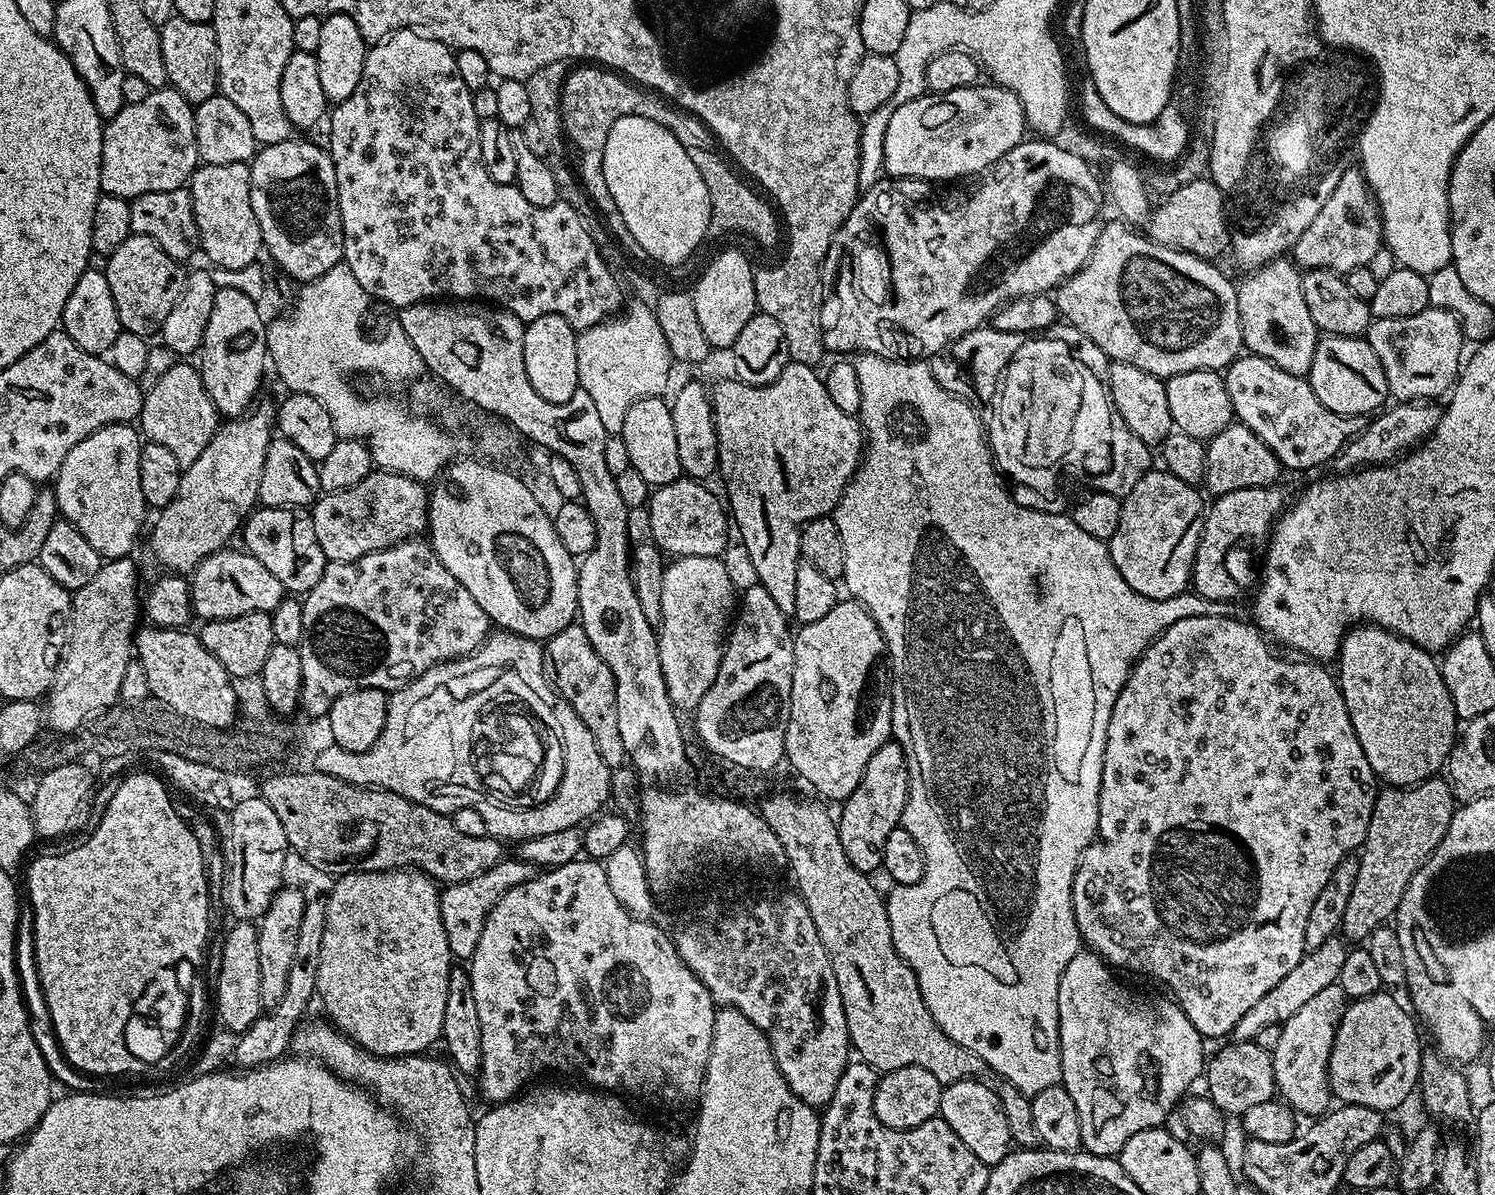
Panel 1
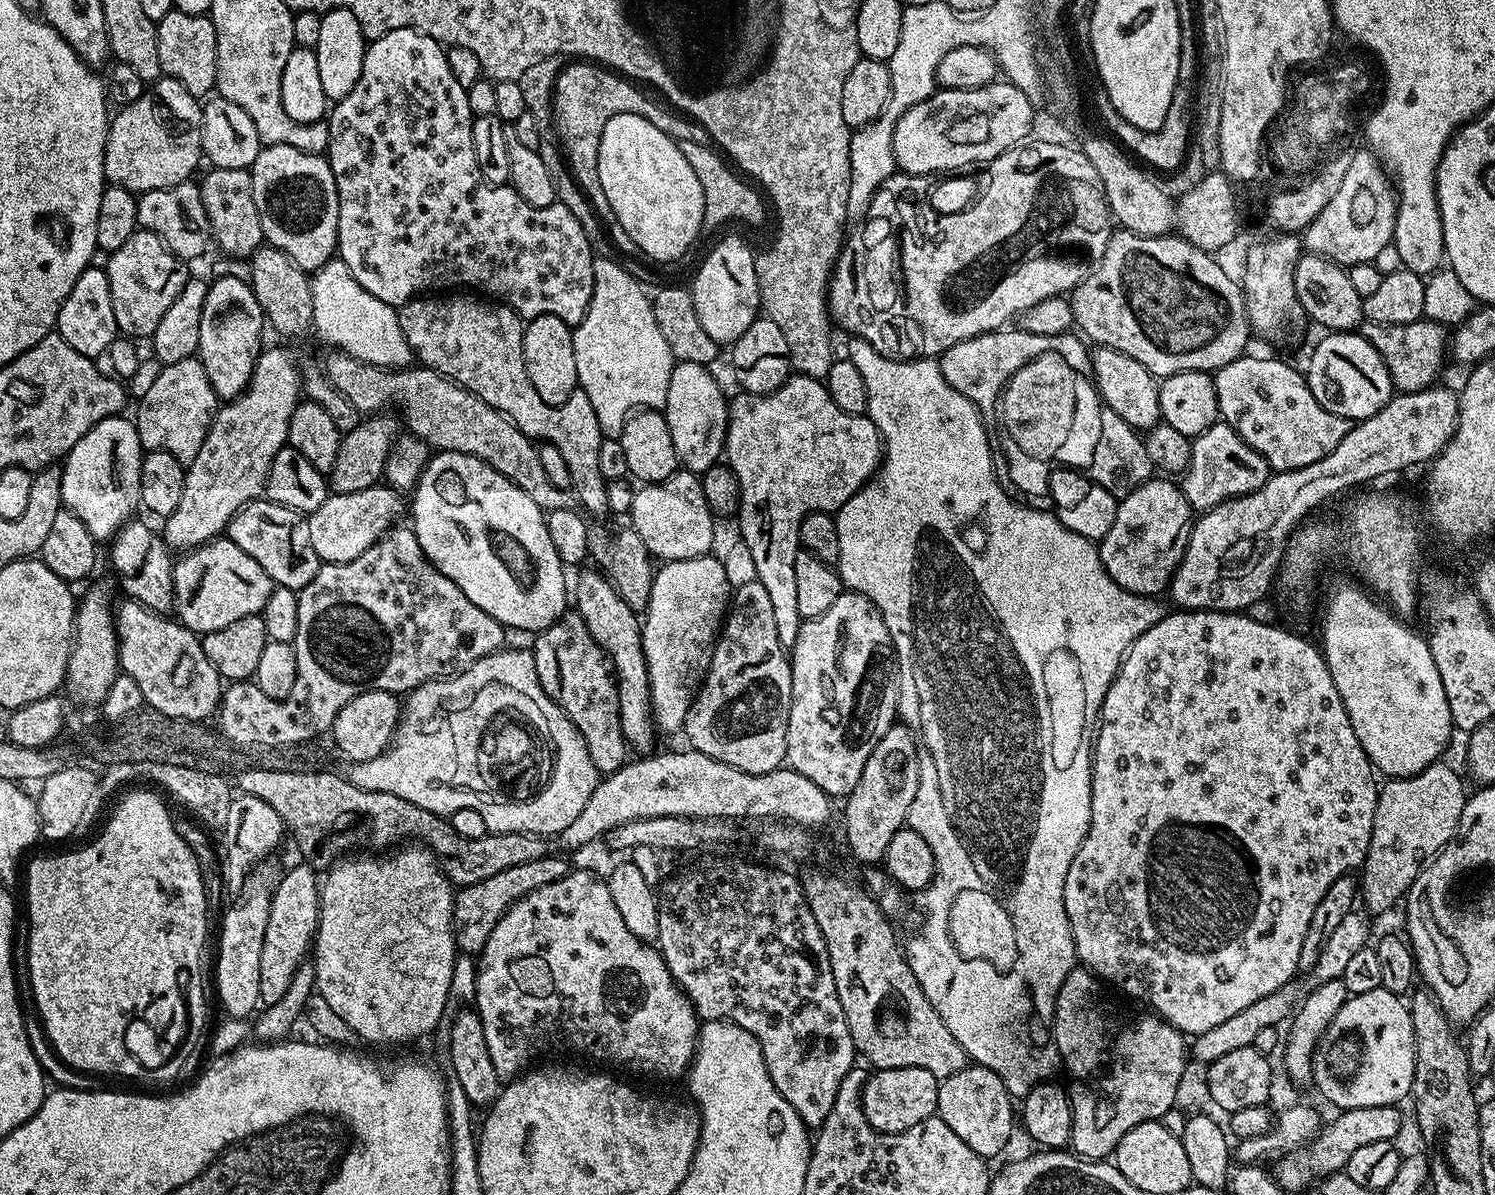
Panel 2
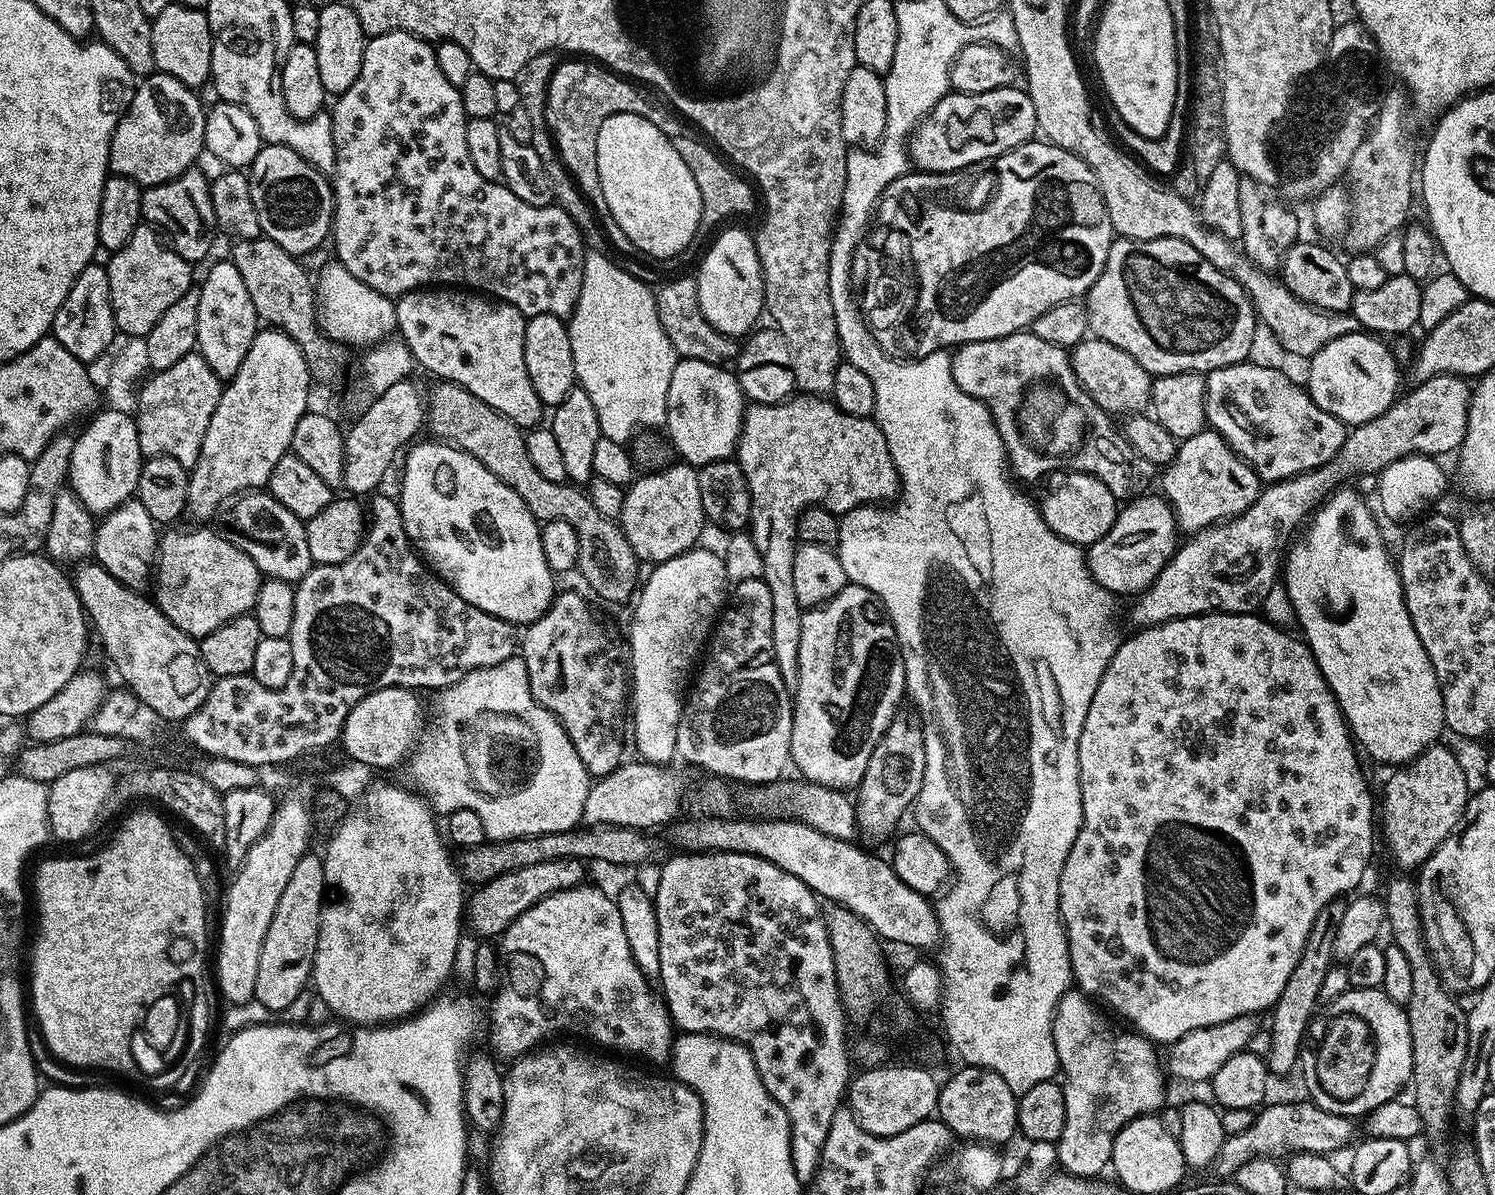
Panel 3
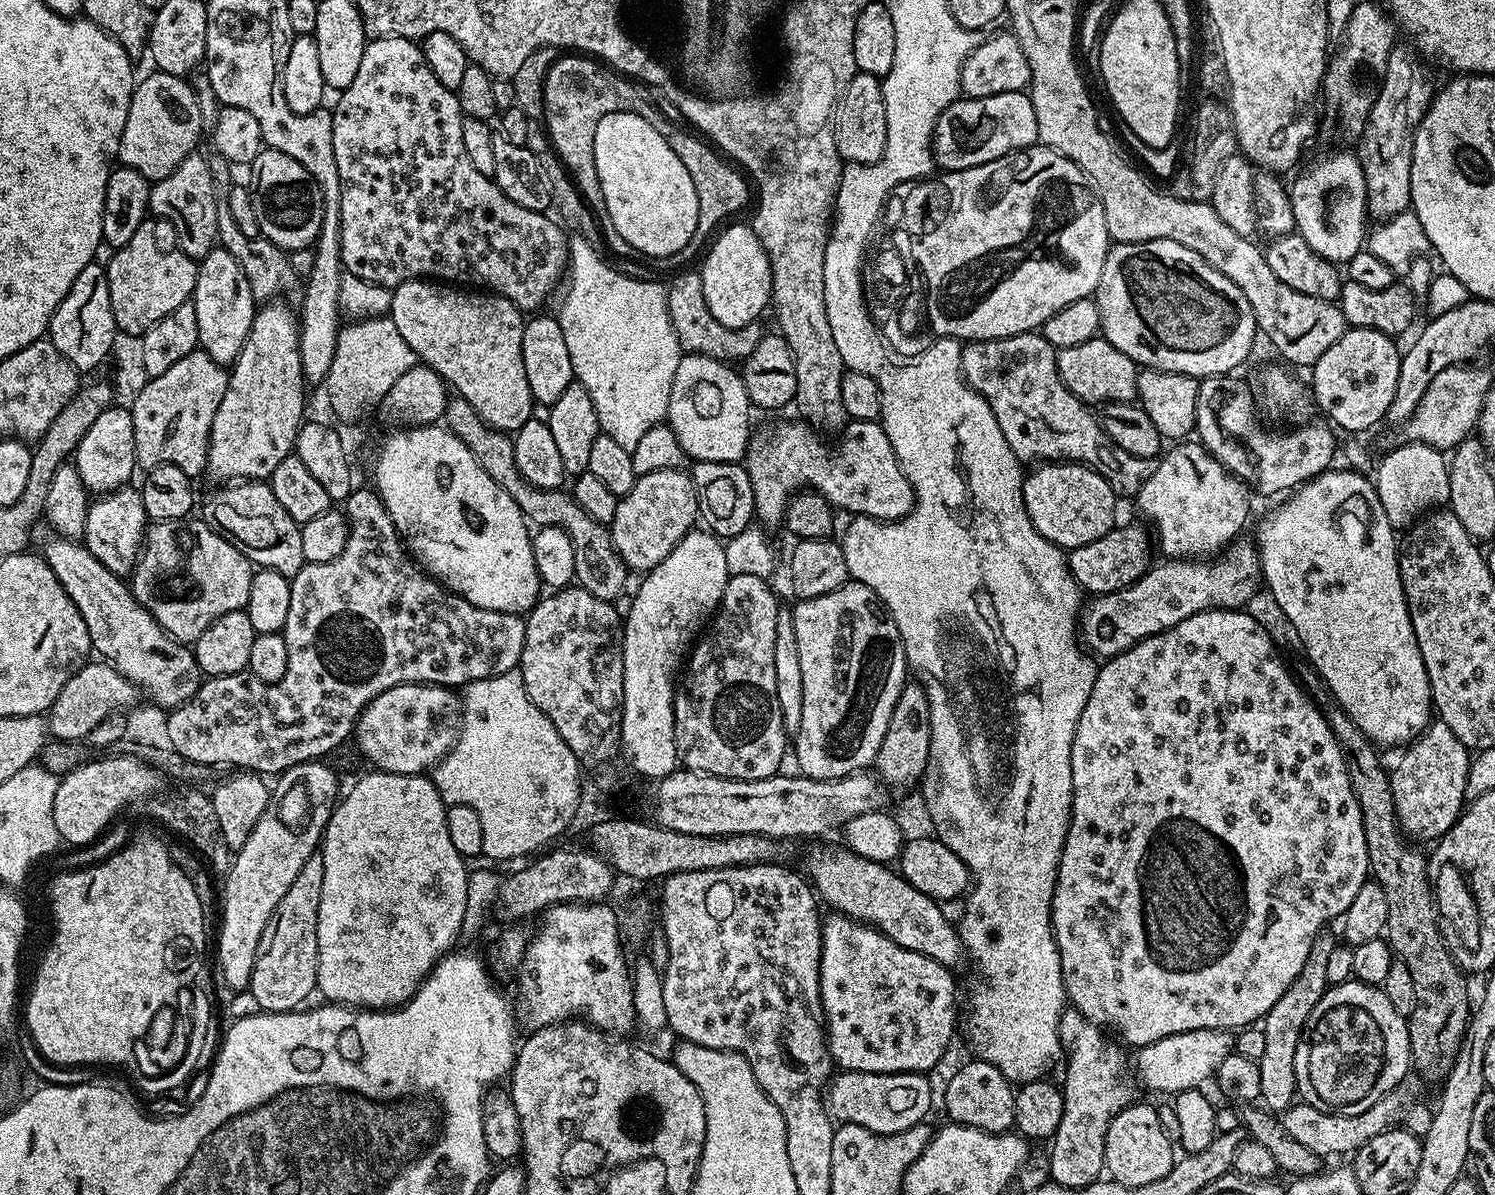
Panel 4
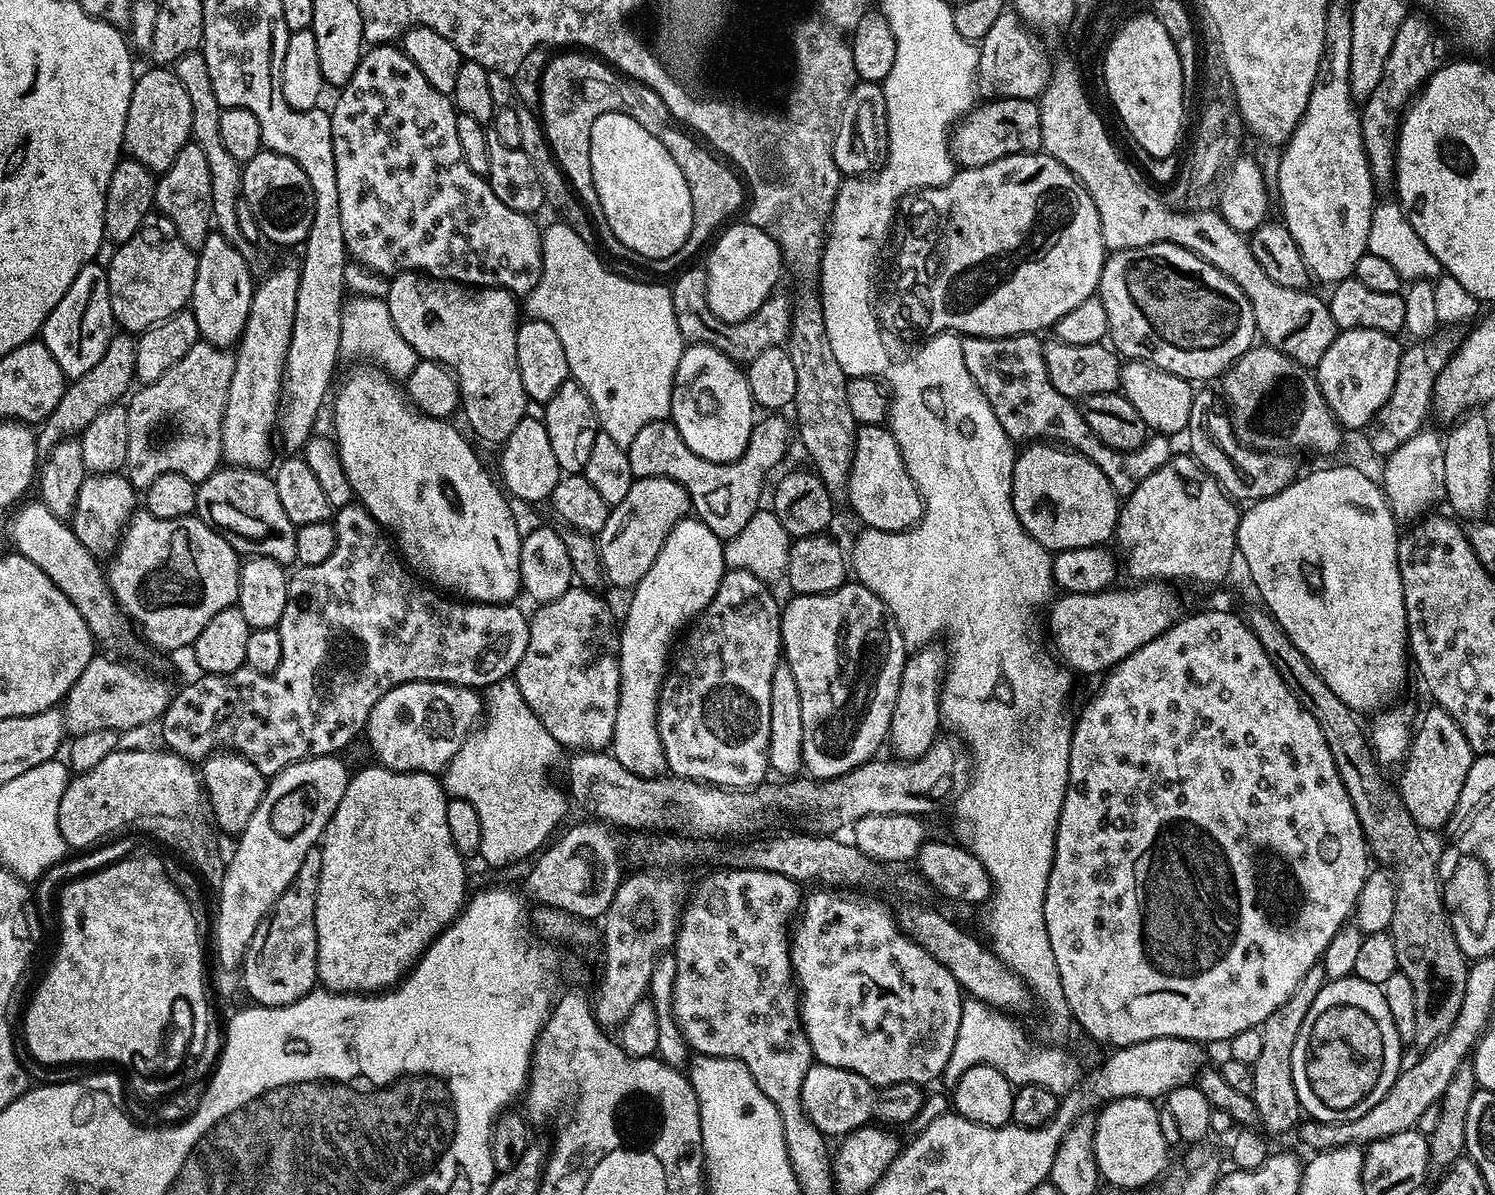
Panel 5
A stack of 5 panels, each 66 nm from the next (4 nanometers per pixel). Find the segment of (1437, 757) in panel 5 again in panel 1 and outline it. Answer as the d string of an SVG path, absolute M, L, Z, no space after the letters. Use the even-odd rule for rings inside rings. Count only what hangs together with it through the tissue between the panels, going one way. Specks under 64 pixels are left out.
M1429 778L1407 786L1388 786L1377 795L1374 814L1370 814L1370 830L1366 830L1364 846L1358 852L1358 878L1340 922L1345 941L1367 941L1375 928L1387 925L1395 917L1410 878L1442 842L1457 807L1452 786L1444 778Z

